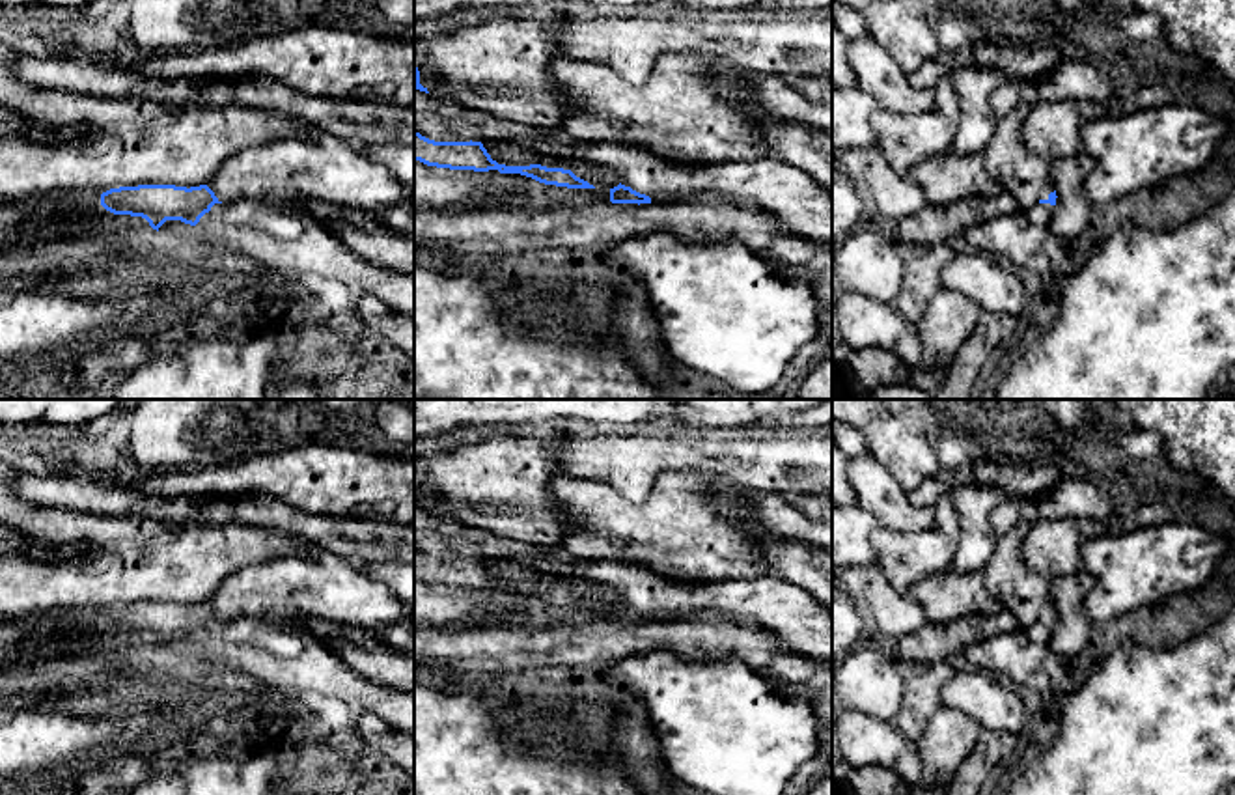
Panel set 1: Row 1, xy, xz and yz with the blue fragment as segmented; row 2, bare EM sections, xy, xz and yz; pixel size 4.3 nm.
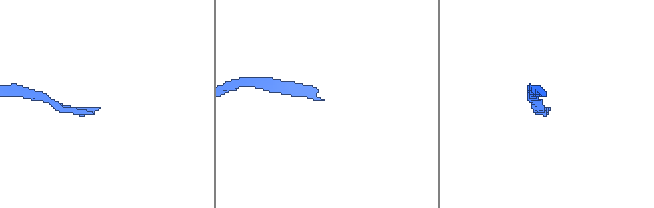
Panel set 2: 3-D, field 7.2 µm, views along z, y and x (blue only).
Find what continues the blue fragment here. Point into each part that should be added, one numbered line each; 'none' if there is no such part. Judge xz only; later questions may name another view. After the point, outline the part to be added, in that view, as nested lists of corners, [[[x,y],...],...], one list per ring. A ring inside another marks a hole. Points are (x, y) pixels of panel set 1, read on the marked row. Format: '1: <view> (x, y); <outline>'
1: xz (657, 196); [[[653,192],[649,194],[651,202],[672,202],[672,200],[687,200],[687,198],[705,198],[703,194],[688,194],[688,196],[675,196],[668,192]]]

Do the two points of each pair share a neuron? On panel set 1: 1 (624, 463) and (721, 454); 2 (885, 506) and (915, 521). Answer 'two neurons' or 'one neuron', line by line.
1: one neuron
2: one neuron

